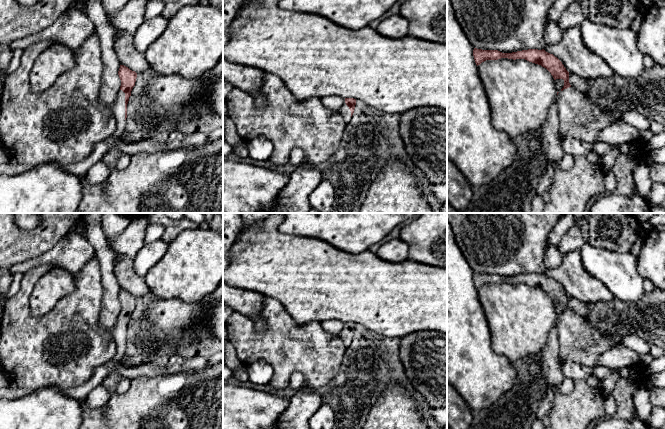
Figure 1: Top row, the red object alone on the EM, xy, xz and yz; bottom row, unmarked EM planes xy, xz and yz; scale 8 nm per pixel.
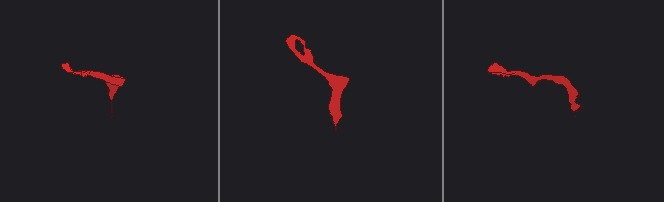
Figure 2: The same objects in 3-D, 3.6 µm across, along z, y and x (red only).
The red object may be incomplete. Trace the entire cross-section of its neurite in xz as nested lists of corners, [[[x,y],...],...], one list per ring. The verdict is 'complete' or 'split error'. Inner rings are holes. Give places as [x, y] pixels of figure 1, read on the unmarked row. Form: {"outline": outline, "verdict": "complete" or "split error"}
{"outline": [[[345,322],[345,326],[341,333],[339,334],[339,337],[343,341],[344,345],[348,347],[354,337],[356,329],[356,323],[354,322]]], "verdict": "split error"}

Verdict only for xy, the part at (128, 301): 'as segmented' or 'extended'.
extended

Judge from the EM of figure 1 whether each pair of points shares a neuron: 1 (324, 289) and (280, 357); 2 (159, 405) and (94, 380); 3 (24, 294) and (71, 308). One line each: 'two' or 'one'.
1: two
2: two
3: one

